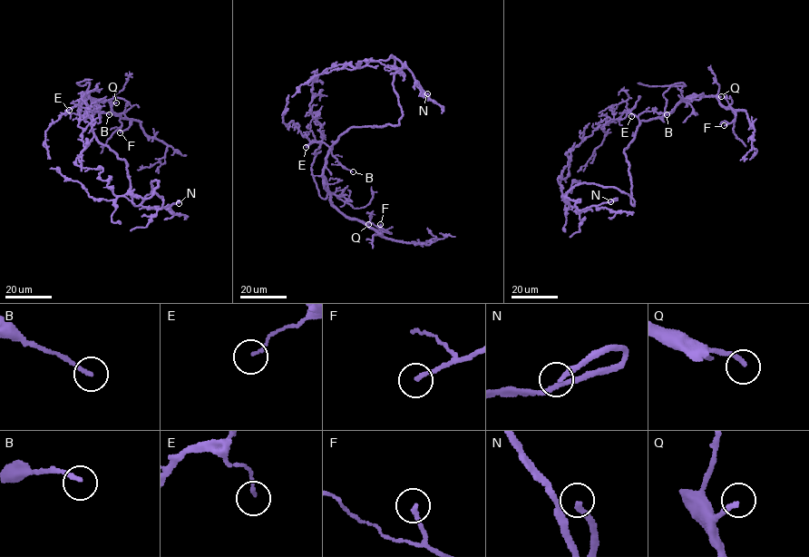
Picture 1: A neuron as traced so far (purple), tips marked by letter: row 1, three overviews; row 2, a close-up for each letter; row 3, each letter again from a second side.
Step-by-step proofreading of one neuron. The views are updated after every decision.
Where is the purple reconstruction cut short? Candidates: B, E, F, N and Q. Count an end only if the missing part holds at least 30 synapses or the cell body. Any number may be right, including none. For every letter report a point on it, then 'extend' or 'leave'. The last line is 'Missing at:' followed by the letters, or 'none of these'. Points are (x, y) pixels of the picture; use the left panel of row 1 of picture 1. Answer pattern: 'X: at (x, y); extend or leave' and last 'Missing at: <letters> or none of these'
B: at (109, 114); leave
E: at (69, 110); leave
F: at (120, 132); leave
N: at (179, 203); extend
Q: at (116, 102); extend
Missing at: N, Q

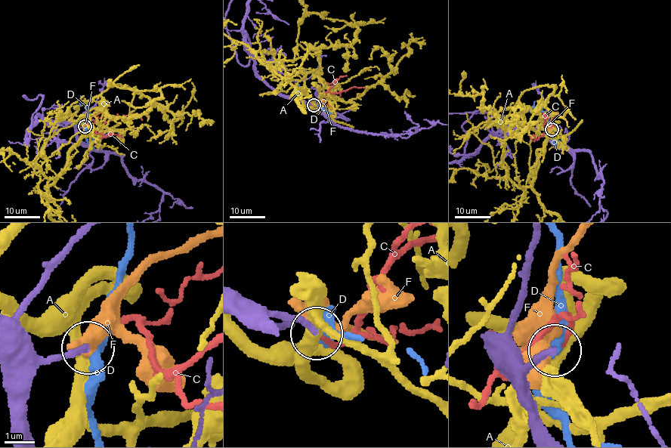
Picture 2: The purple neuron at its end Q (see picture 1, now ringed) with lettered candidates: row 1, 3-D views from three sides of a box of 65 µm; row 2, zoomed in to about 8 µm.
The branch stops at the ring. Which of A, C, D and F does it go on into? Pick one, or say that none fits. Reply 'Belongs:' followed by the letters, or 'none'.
Belongs: C

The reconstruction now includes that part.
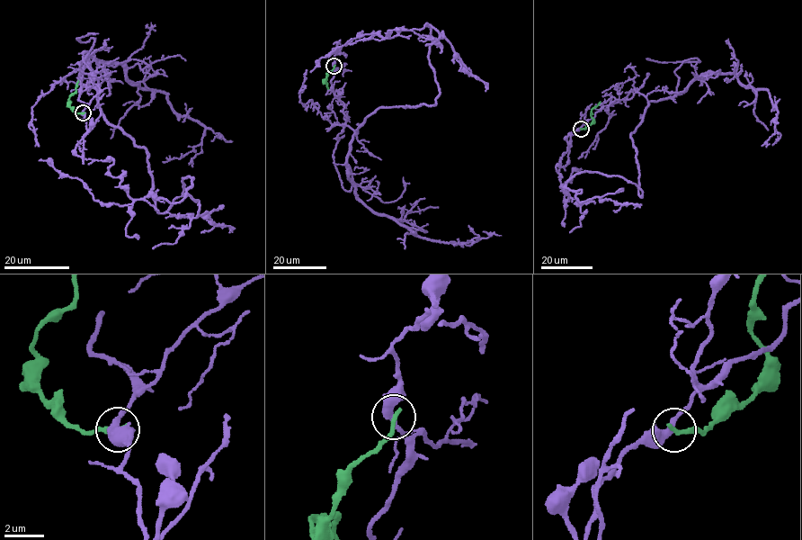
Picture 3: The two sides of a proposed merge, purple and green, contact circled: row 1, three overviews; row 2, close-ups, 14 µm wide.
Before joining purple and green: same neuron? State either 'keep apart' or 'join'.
keep apart

